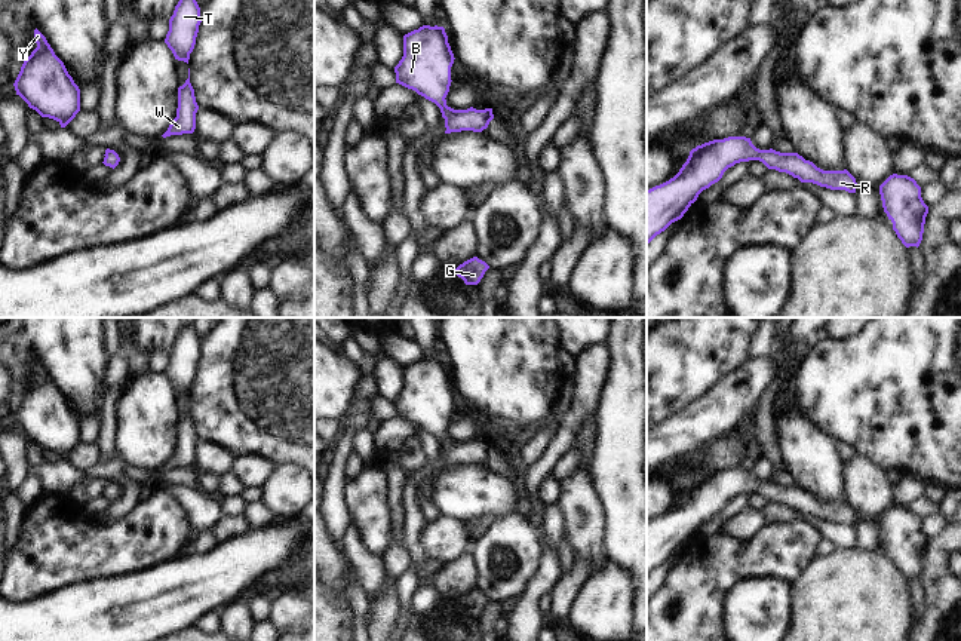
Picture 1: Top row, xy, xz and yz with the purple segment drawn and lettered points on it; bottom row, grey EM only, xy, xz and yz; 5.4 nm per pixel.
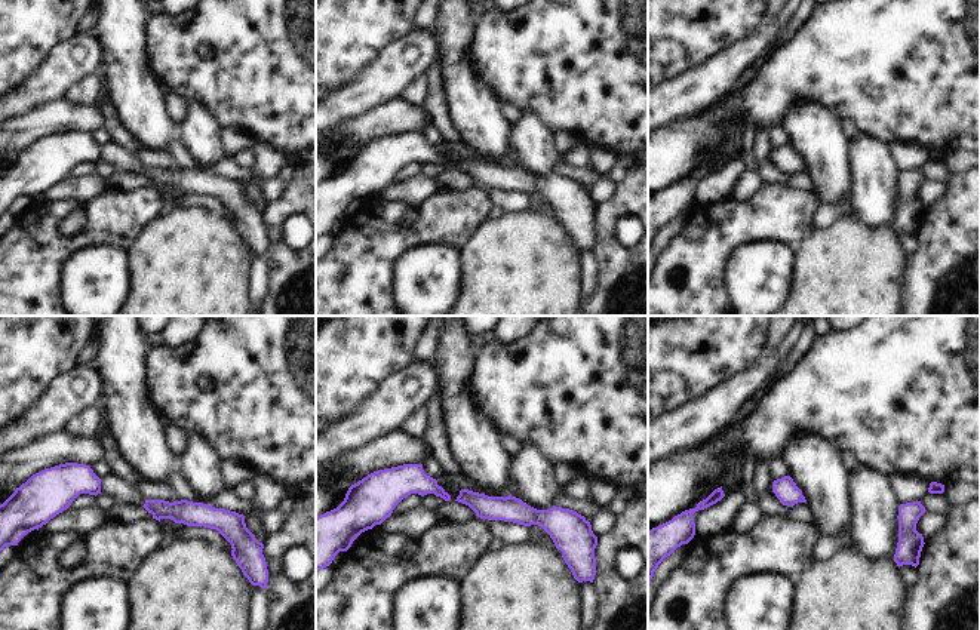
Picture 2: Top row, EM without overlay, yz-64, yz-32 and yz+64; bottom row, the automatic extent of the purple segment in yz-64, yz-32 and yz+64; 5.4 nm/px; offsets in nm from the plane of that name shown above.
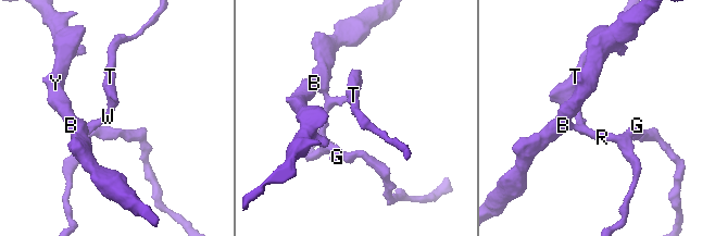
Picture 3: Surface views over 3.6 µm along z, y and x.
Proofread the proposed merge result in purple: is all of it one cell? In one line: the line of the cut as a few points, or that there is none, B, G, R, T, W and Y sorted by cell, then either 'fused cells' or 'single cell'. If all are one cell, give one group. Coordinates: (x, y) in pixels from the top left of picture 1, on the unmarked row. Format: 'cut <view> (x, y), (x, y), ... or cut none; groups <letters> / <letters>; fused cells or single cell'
cut none; groups B G R T W Y; single cell

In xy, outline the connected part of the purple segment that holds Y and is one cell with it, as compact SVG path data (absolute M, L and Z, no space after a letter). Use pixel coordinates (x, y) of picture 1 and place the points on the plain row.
M37 361L34 372L37 380L24 393L13 415L16 427L42 450L65 460L80 444L80 421Z

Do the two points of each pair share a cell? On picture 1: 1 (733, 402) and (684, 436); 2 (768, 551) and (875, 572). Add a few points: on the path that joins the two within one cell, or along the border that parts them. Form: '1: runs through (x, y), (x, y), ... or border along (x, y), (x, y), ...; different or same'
1: runs through (721, 410), (696, 426); same
2: border along (816, 557), (792, 586); different

